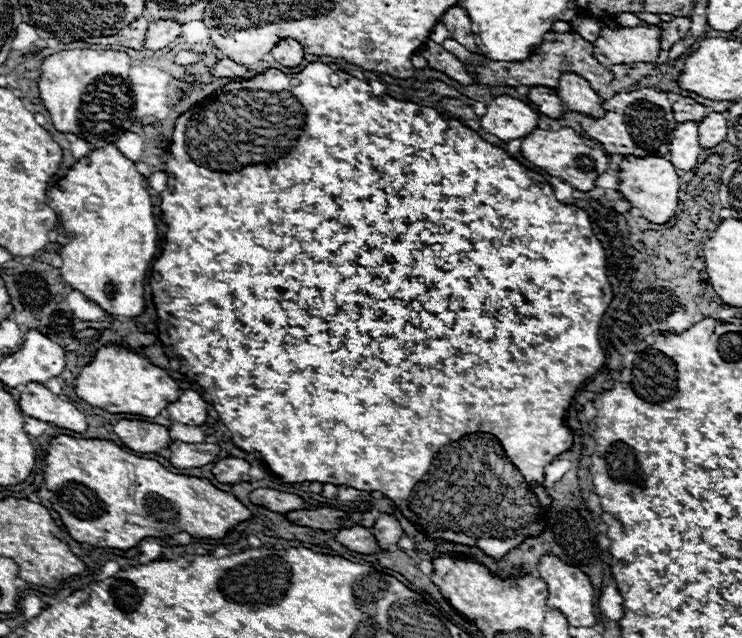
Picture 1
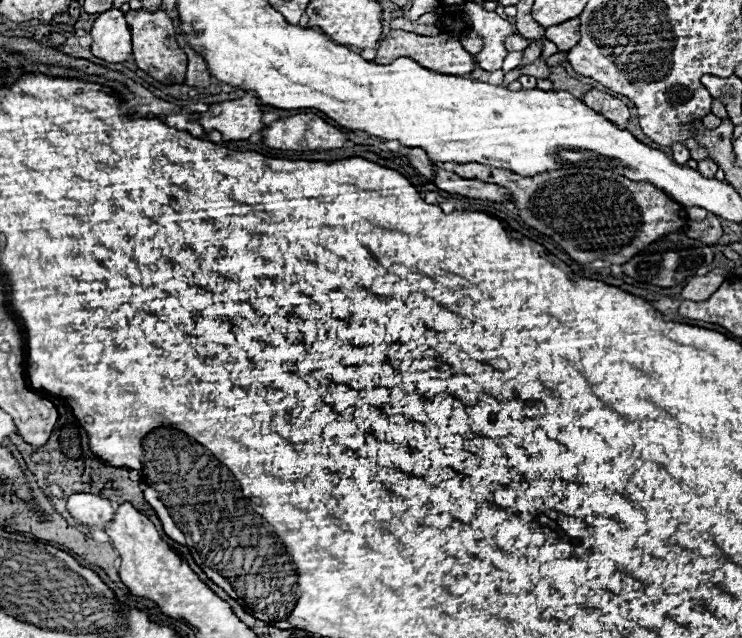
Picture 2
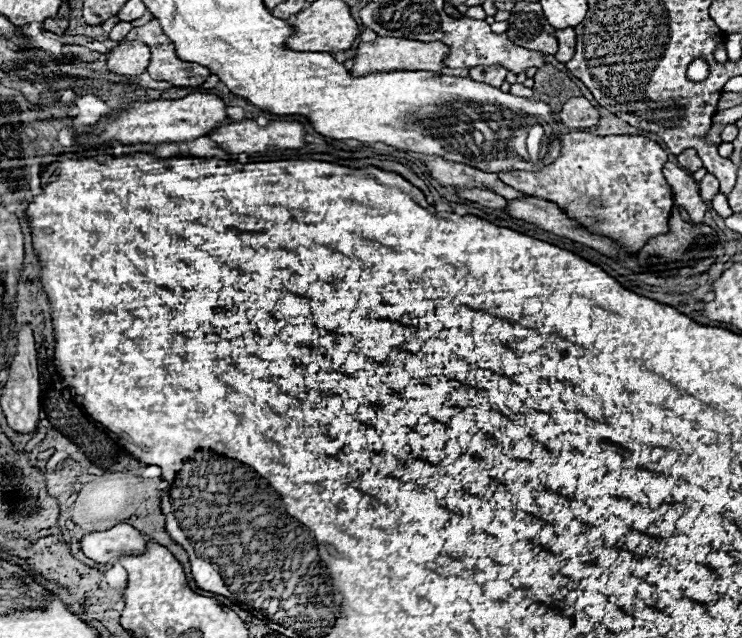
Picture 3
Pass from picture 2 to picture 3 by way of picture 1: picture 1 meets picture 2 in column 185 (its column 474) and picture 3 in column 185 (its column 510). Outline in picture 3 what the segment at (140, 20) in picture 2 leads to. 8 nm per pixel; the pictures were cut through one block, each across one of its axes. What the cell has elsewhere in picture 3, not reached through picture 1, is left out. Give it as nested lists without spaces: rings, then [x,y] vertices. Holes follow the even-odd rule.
[[[152,20],[140,28],[132,28],[123,42],[131,40],[150,46],[152,60],[148,66],[148,74],[154,80],[170,82],[174,86],[202,86],[210,76],[210,70],[206,66],[182,62],[176,56],[174,44],[170,44],[170,38],[162,32],[158,20]]]

